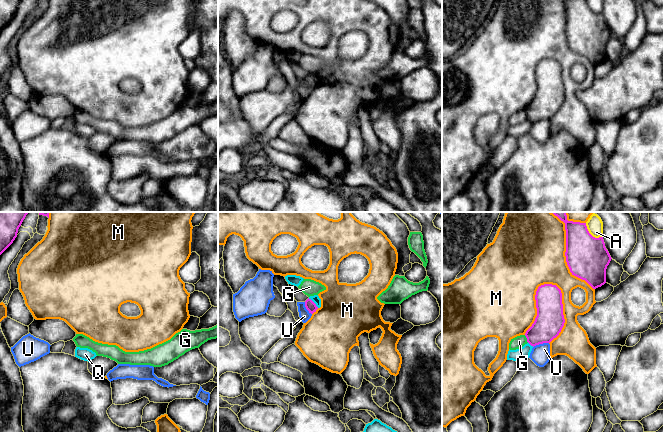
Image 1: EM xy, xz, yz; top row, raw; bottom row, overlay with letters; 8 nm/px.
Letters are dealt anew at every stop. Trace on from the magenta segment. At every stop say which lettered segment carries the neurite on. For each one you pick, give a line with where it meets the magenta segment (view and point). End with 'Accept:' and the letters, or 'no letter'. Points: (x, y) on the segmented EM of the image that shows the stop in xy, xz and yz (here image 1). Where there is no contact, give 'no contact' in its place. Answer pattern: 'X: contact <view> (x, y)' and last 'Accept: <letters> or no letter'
Accept: no letter

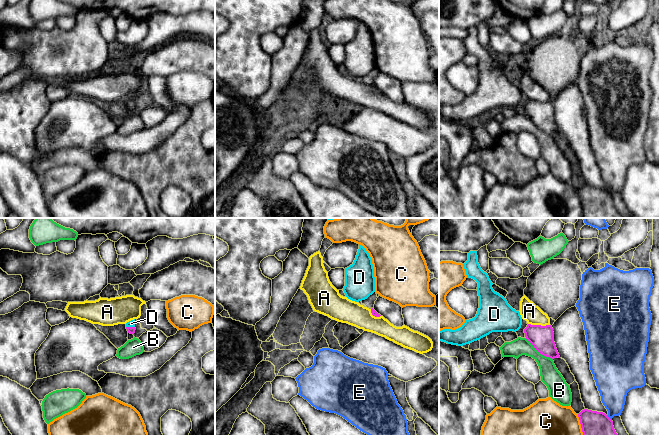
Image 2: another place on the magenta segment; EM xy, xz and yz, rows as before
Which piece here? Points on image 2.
D: contact xy (130, 327)
Accept: D

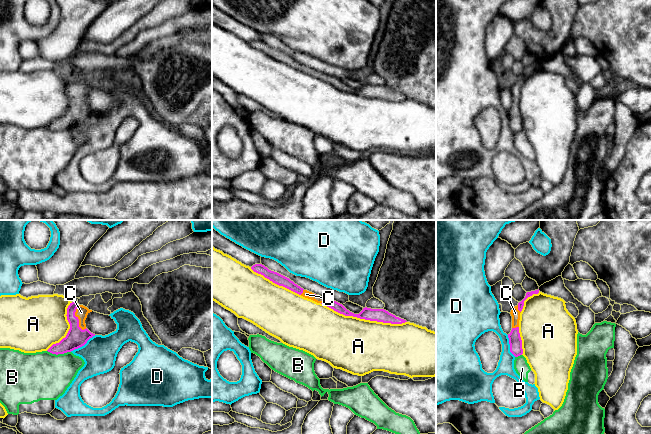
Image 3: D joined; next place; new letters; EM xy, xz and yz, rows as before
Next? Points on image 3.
C: contact xy (76, 317)
Accept: C

